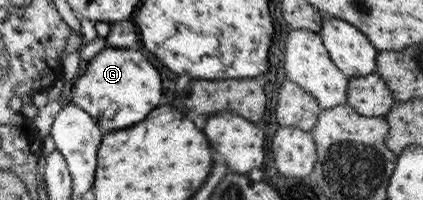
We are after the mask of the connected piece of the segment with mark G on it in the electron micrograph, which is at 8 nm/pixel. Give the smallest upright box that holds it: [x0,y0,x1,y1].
[70,48,160,135]

